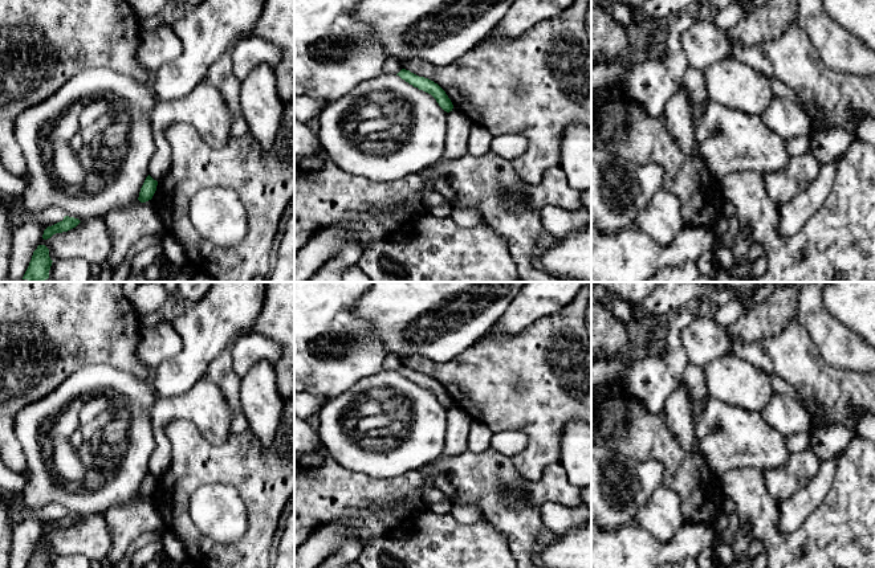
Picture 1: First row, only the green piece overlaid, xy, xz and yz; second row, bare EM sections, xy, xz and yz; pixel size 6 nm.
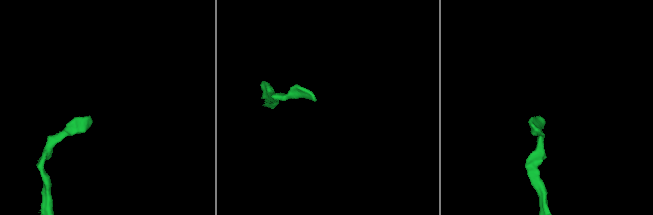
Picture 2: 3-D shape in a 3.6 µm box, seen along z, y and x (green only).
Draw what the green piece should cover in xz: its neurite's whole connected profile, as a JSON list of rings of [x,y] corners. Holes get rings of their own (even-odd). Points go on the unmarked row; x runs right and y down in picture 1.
[[[402,365],[396,372],[399,372],[402,376],[408,379],[414,384],[418,384],[419,387],[423,387],[431,391],[444,408],[447,409],[452,408],[453,401],[451,396],[448,395],[445,388],[434,377],[424,375],[424,373],[419,373],[406,365]]]

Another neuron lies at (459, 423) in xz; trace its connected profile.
[[[448,409],[444,455],[459,455],[467,451],[468,432],[472,422],[472,417],[461,409]]]

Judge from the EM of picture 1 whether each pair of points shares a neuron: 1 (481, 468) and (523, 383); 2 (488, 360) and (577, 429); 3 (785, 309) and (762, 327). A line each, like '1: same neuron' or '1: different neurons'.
1: different neurons
2: different neurons
3: same neuron

